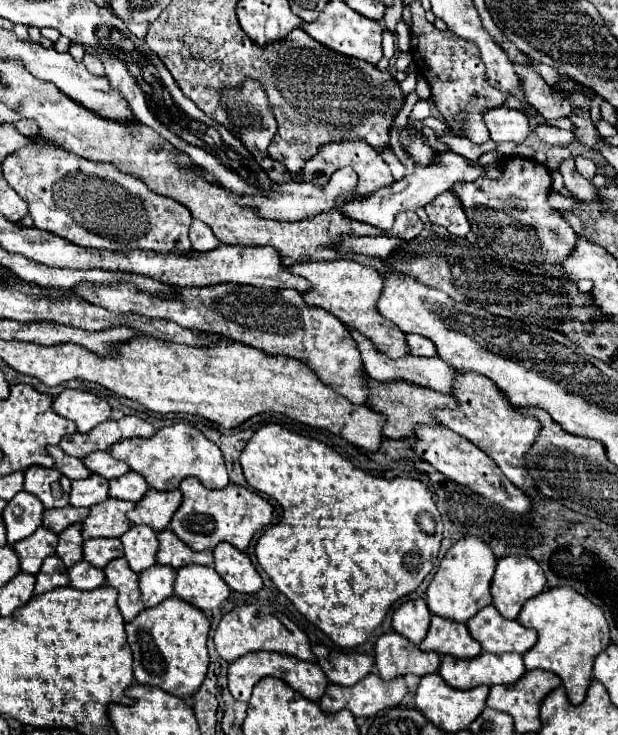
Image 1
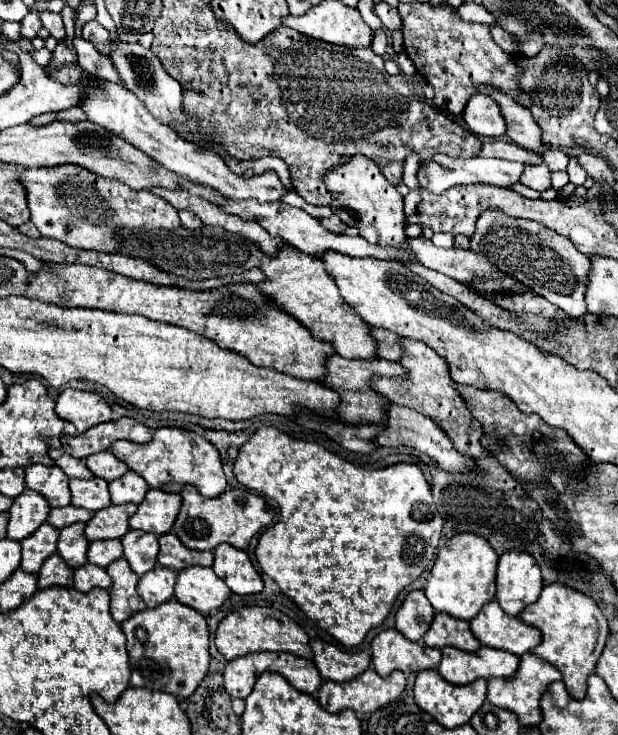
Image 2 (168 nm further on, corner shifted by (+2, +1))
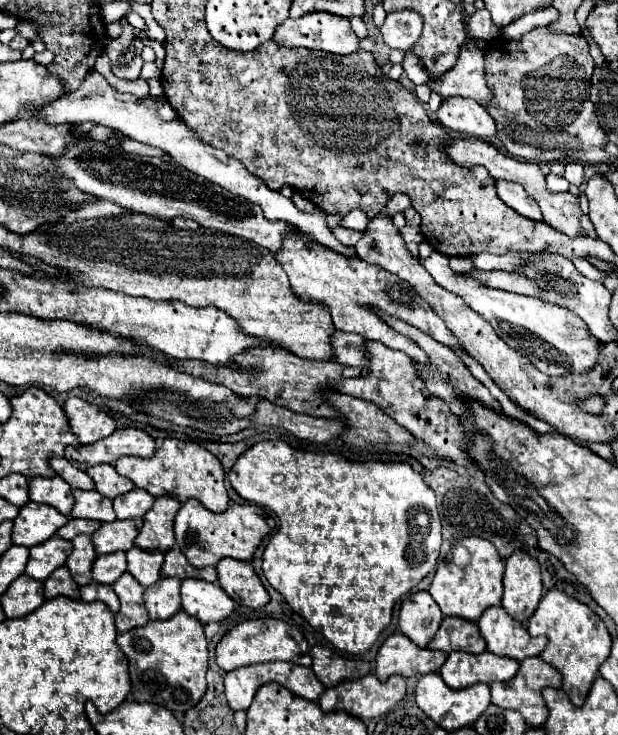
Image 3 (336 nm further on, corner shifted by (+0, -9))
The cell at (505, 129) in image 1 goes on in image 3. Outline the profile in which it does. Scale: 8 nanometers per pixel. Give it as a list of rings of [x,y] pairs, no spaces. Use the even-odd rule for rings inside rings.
[[[450,98],[442,102],[438,110],[438,120],[448,130],[460,136],[472,136],[478,140],[496,138],[496,122],[484,106],[472,102],[470,98]]]

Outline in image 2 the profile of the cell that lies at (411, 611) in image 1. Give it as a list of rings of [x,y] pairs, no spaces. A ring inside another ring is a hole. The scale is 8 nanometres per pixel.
[[[412,590],[396,612],[396,630],[400,630],[408,640],[420,642],[420,638],[428,632],[432,618],[434,608],[426,600],[424,590]]]

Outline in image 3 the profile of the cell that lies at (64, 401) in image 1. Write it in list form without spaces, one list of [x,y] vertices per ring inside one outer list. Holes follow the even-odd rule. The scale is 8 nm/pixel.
[[[68,398],[64,402],[64,412],[68,416],[70,430],[78,436],[80,444],[92,444],[116,430],[116,422],[104,410],[84,402],[82,398]]]

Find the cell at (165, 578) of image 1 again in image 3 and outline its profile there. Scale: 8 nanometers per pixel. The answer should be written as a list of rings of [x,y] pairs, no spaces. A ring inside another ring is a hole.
[[[160,578],[144,590],[150,620],[172,618],[180,610],[180,578]]]

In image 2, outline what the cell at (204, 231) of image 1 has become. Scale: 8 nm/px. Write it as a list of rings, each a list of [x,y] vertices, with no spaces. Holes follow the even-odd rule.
[[[180,210],[180,222],[182,222],[182,226],[188,228],[188,230],[198,230],[198,228],[202,228],[200,218],[198,218],[196,214],[192,214],[190,210]]]

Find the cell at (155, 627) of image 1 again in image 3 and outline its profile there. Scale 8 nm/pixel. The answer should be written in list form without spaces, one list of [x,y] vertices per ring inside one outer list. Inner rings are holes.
[[[184,610],[168,620],[150,620],[146,626],[118,636],[118,646],[130,662],[132,696],[136,702],[156,702],[172,712],[186,712],[206,692],[208,640],[204,626]]]

